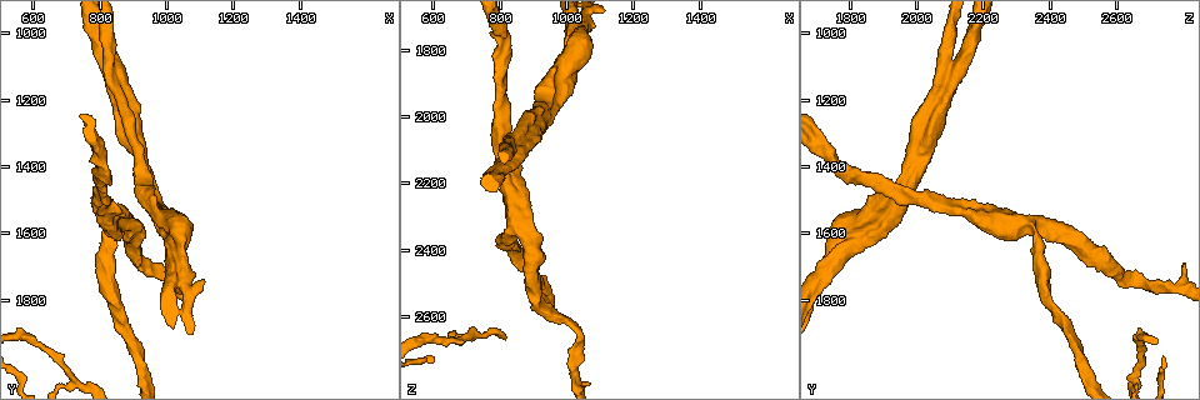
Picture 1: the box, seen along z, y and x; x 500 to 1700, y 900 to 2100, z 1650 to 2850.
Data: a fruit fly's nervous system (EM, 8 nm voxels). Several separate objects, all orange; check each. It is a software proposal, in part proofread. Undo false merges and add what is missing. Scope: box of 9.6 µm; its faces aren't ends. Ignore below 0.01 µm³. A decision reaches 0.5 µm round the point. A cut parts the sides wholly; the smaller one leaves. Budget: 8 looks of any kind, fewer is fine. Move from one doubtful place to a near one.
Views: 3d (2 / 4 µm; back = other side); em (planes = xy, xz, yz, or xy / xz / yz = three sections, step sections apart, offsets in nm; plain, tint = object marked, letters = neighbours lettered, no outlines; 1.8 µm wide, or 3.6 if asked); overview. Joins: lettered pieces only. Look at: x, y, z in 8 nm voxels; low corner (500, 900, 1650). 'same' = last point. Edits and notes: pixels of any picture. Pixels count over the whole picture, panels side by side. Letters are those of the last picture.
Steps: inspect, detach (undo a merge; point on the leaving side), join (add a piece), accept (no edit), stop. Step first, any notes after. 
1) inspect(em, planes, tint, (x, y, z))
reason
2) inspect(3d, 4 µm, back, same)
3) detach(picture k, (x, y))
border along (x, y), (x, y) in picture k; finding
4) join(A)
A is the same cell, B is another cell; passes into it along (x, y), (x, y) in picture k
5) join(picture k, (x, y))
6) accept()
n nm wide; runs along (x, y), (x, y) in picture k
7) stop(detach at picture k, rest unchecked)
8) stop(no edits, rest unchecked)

inspect(em, yz, step 16, tint, (840, 1130, 2120))
two arms at a narrow angle

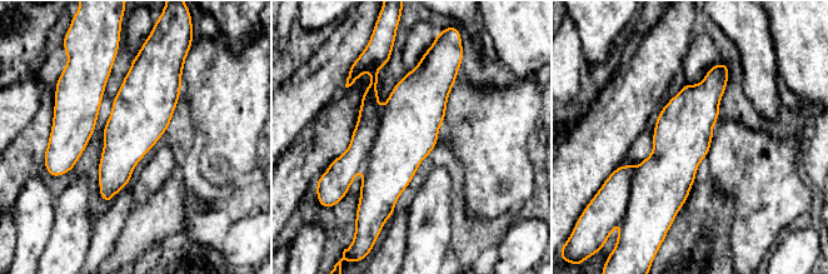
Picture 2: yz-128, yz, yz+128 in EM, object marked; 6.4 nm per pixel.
inspect(em, planes, letters, same)
another direction

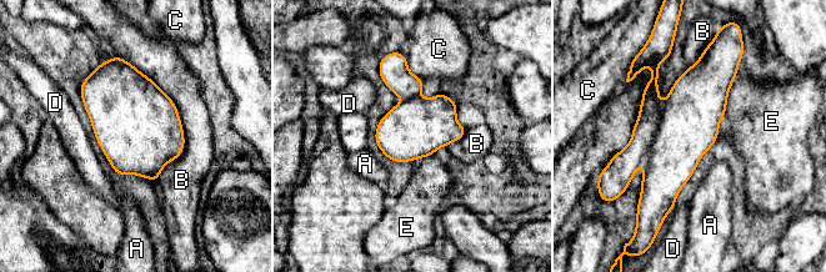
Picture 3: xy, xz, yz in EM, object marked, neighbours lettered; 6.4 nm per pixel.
accept()
400 nm wide; A, B, C, D and E are other cells; border along (736, 75), (727, 96), (725, 115) in picture 3; all the same neuron

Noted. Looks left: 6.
inspect(em, xy, step 8, tint, (870, 1570, 2330))
four-way junction

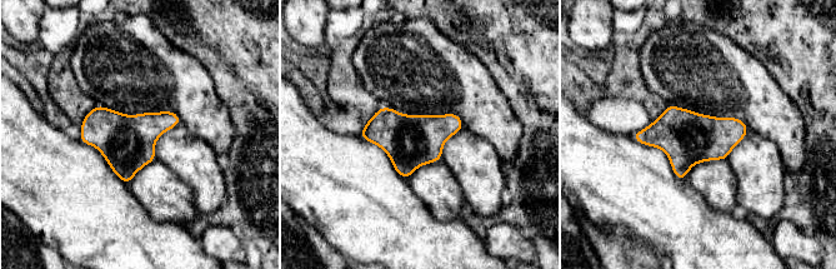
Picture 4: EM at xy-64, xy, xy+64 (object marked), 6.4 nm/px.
inspect(em, planes, letters, same)
cut it another way

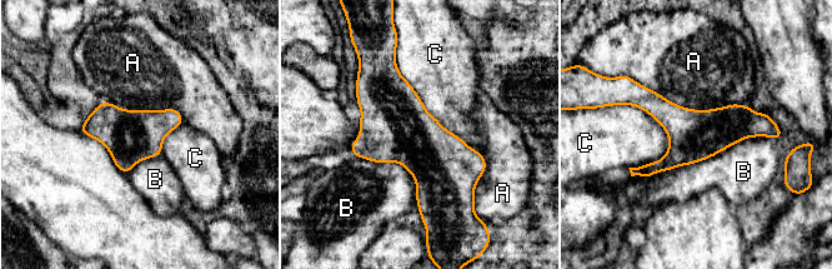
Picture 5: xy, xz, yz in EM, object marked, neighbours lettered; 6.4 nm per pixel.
accept()
340 nm wide; A, B and C are other cells; runs along (632, 100), (682, 125), (775, 128) in picture 5; all the same neuron

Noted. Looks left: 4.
inspect(em, xy, step 16, letters, (980, 1540, 1890))
three arms meet

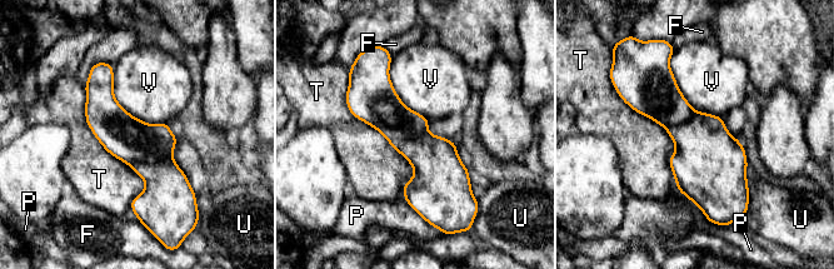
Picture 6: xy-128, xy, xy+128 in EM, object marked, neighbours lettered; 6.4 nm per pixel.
inspect(em, planes, letters, same)

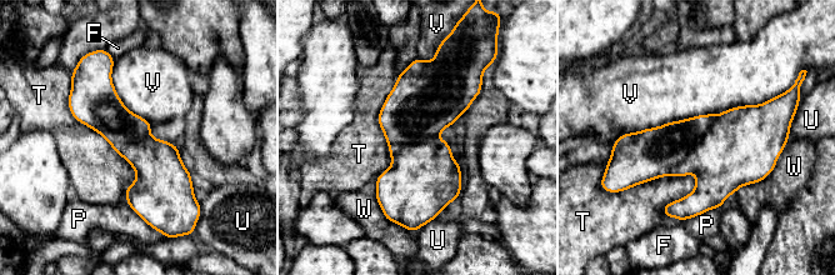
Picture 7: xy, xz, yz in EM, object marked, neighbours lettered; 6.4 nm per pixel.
accept()
F, P, T, U, V and W are other cells; runs along (106, 71), (144, 214) in picture 7; continuous, no second neuron

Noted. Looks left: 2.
inspect(em, yz, step 16, tint, (1020, 1710, 1740))
branch point

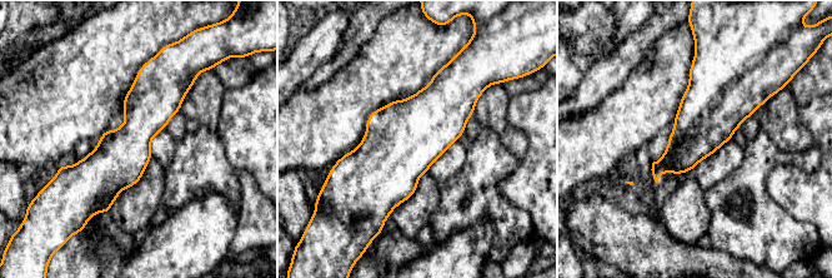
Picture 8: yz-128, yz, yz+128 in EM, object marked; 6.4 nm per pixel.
inspect(em, planes, letters, same)

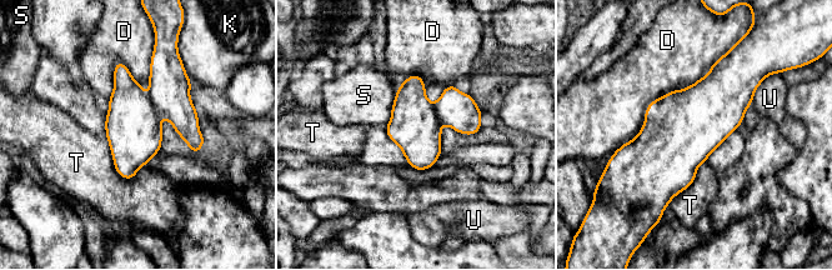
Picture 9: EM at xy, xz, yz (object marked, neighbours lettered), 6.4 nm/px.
accept()
D, K, S, T and U are other cells; continuous, no second neuron

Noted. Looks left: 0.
stop(no edits, rest unchecked)

